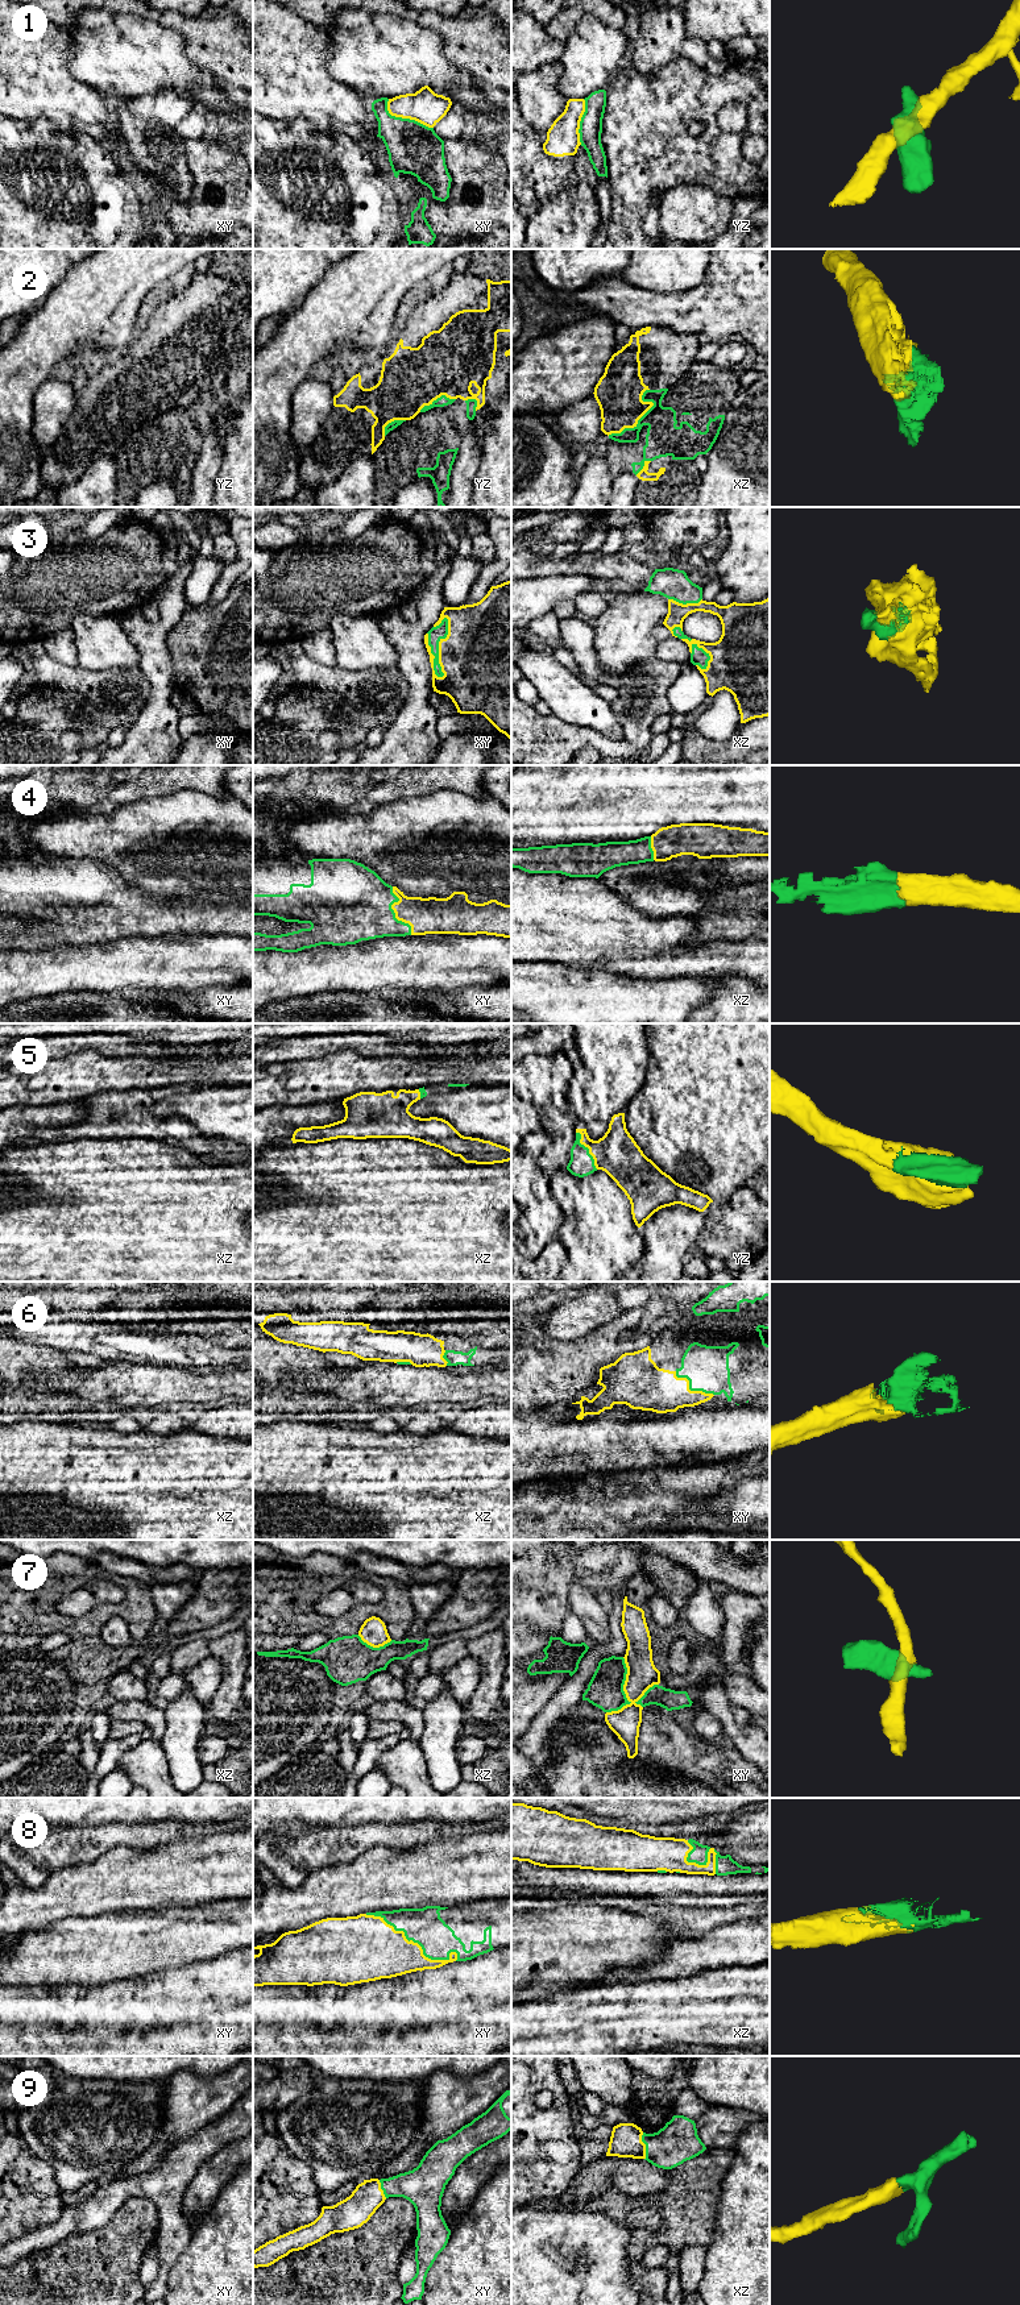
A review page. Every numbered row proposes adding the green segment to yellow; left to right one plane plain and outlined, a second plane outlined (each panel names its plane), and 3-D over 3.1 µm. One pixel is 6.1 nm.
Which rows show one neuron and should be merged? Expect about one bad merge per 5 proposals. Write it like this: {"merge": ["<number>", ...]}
{"merge": ["3", "4", "5", "6", "8", "9"]}

